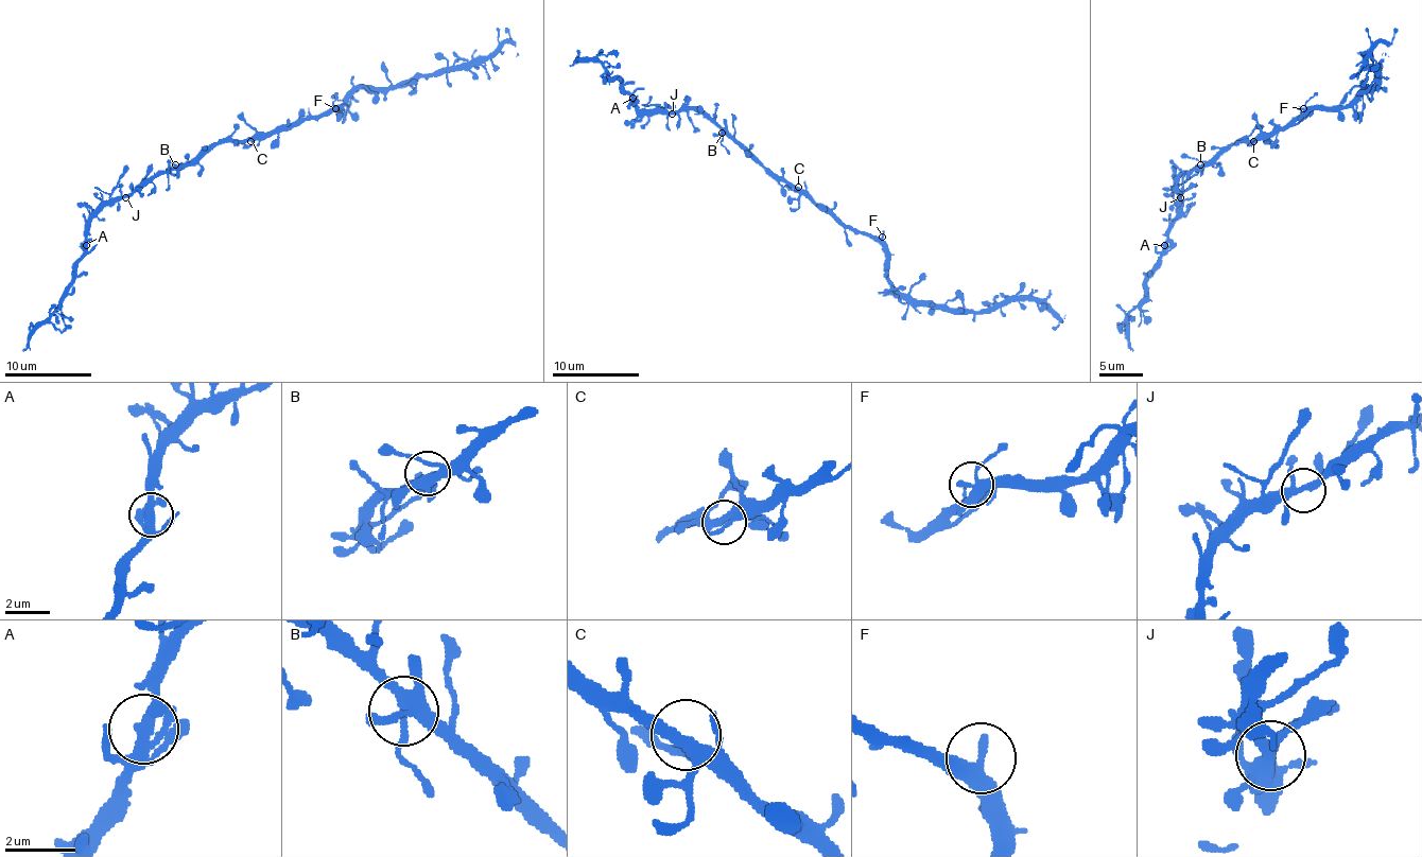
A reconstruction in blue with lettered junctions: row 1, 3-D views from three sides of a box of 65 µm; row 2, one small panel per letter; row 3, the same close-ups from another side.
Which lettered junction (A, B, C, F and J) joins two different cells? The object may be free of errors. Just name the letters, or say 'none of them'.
none of them

